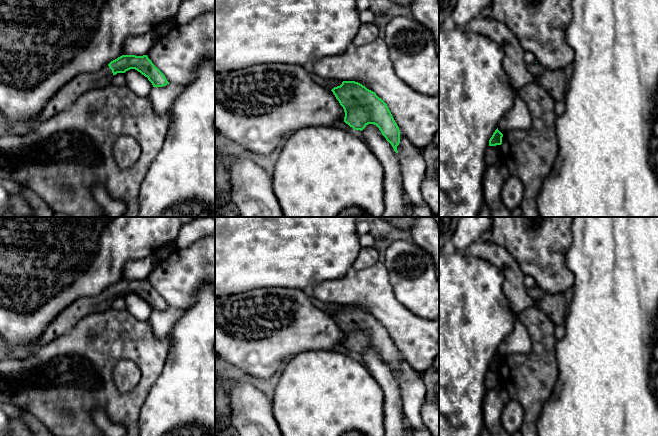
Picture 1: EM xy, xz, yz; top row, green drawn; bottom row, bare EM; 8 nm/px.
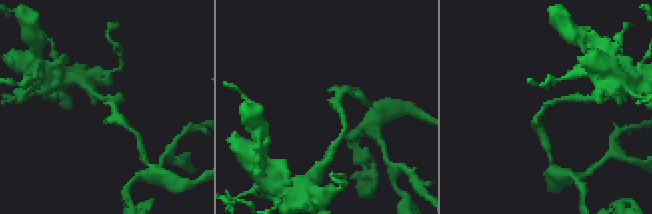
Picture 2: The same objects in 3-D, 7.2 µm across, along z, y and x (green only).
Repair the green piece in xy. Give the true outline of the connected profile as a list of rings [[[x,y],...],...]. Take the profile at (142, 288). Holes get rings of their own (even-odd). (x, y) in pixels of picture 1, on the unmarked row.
[[[122,279],[96,296],[81,297],[67,306],[48,324],[36,346],[40,347],[69,332],[85,316],[112,308],[113,301],[117,297],[125,297],[130,293],[135,293],[147,301],[153,311],[163,311],[169,308],[165,299],[147,279]]]

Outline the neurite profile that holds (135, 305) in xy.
[[[130,293],[124,297],[126,303],[126,310],[140,321],[149,319],[153,312],[152,307],[147,301],[142,299],[135,293]]]

